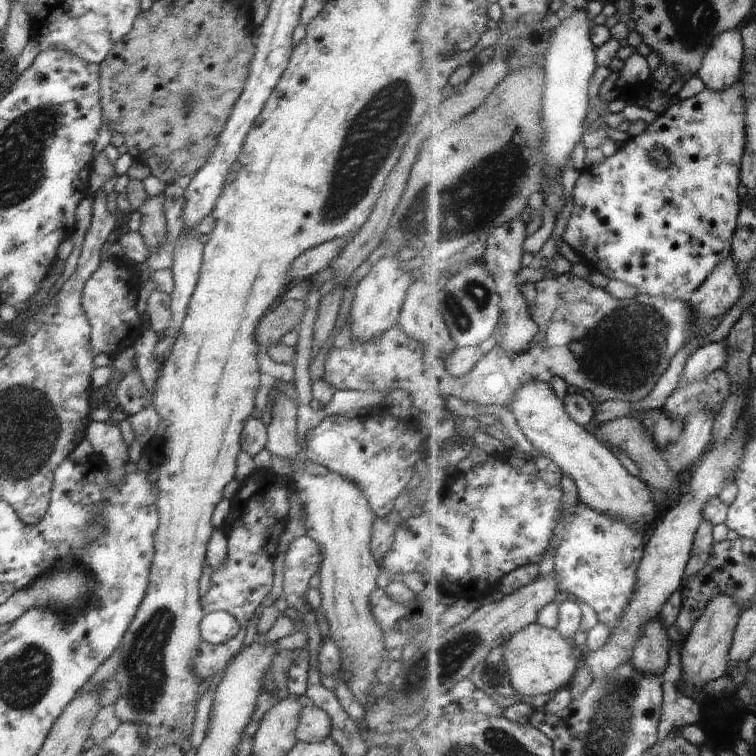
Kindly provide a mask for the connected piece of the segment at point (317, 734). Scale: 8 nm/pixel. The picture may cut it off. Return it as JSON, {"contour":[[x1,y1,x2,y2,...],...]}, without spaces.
{"contour":[[316,705,304,707,295,732,298,743,324,741,331,734,331,726,332,721,326,711]]}

